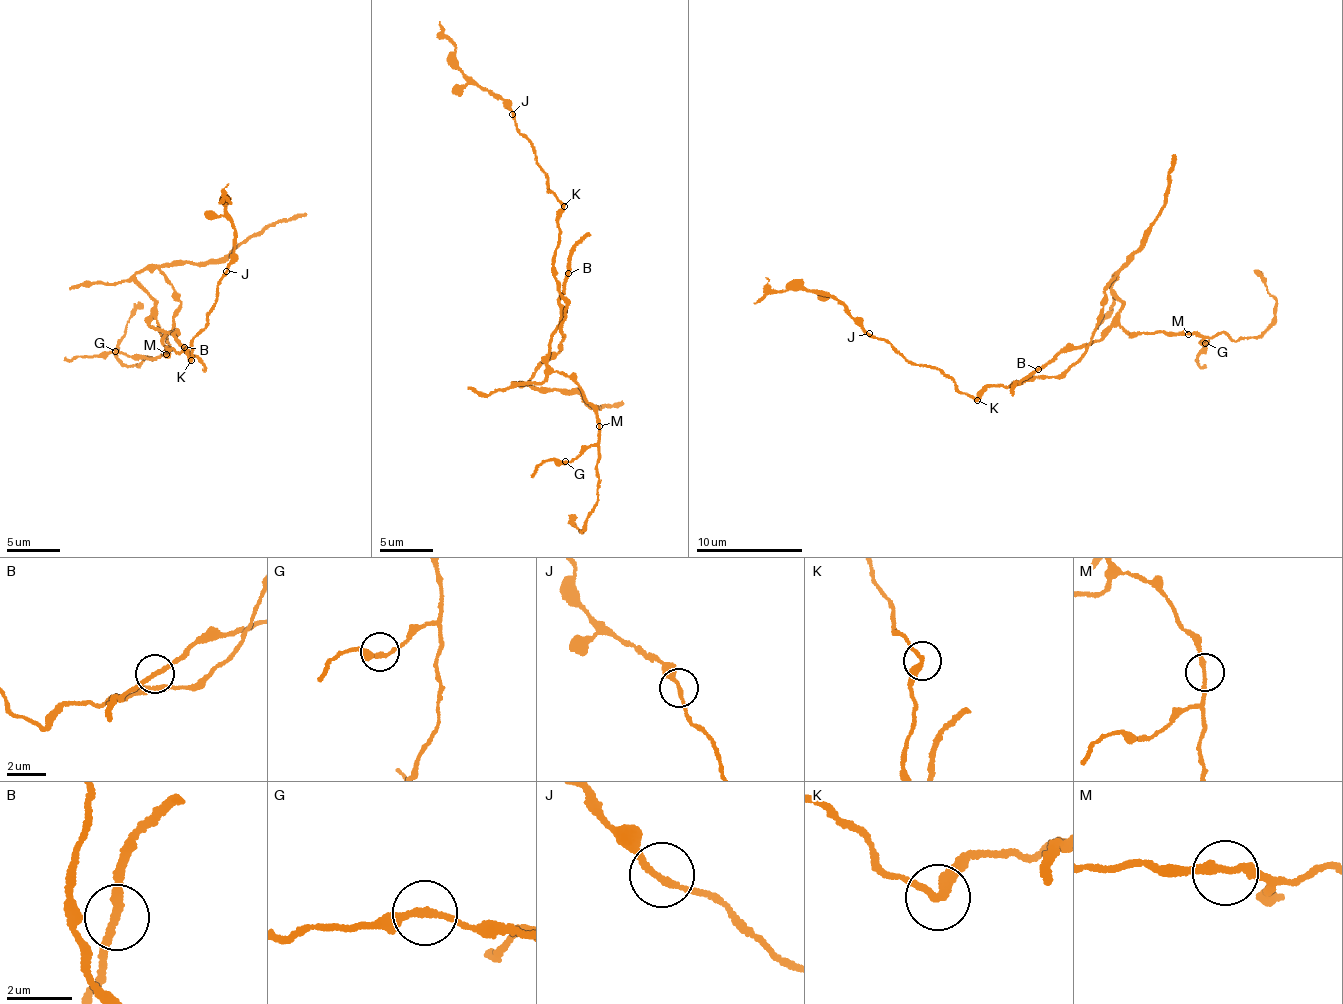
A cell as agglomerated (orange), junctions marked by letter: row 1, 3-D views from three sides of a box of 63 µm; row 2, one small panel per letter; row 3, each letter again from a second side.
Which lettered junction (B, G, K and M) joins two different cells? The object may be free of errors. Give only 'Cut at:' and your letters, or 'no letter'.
Cut at: K

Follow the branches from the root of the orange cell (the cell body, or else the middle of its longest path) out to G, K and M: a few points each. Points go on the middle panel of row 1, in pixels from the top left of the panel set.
G: (556, 282), (565, 314), (563, 329), (553, 336), (549, 366), (570, 378), (599, 423), (599, 439), (565, 461)
K: (556, 282), (554, 252), (563, 206)
M: (556, 282), (563, 293), (565, 314), (563, 329), (553, 336), (549, 366), (570, 378), (592, 407), (599, 426)

